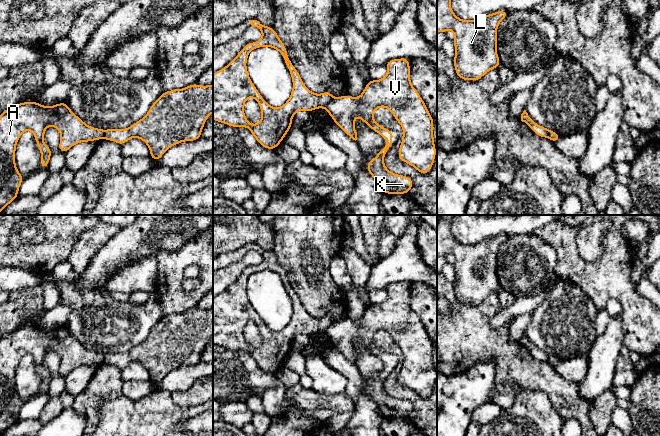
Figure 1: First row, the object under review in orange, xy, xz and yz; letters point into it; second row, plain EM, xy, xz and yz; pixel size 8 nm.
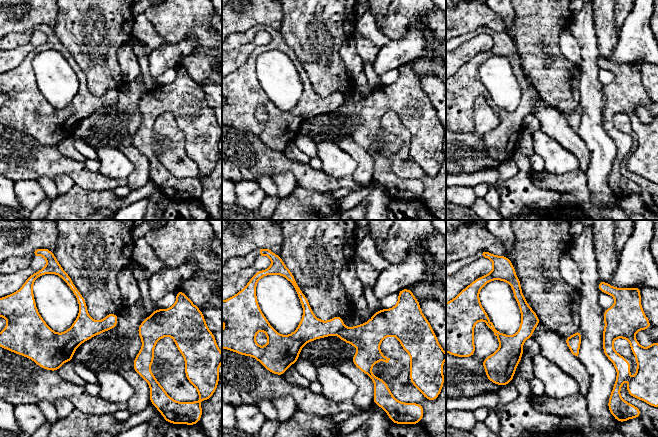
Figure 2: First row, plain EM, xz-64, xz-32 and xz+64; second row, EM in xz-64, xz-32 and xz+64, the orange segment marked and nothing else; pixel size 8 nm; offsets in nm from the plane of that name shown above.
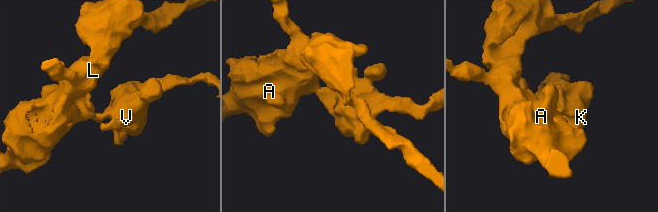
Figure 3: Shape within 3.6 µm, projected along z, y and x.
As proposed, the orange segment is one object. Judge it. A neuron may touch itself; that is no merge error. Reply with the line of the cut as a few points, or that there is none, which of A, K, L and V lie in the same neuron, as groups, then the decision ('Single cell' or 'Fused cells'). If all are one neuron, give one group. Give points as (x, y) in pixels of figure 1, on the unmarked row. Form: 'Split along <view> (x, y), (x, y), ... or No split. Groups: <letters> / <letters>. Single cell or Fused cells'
Split along xz (333, 322), (324, 331). Groups: A L / K V. Fused cells

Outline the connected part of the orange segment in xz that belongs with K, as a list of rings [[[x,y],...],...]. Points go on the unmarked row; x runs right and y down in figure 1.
[[[407,281],[392,283],[385,290],[388,293],[386,300],[381,304],[370,304],[367,306],[363,317],[358,322],[347,318],[339,322],[333,322],[325,333],[331,339],[335,348],[355,365],[357,364],[357,356],[355,354],[354,342],[357,340],[370,353],[386,363],[387,369],[379,374],[379,377],[374,383],[367,386],[367,395],[376,403],[384,418],[408,418],[413,411],[412,403],[408,400],[392,397],[384,389],[384,380],[394,368],[392,364],[393,355],[375,346],[373,337],[378,331],[386,331],[391,335],[394,342],[403,352],[402,367],[398,375],[398,382],[412,389],[421,398],[430,396],[436,381],[436,371],[433,361],[434,346],[426,328],[410,306],[409,283]]]

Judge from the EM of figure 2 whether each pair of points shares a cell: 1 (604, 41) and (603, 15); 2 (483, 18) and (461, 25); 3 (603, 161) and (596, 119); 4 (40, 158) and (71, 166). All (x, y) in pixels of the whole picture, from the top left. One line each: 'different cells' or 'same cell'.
1: same cell
2: same cell
3: same cell
4: same cell

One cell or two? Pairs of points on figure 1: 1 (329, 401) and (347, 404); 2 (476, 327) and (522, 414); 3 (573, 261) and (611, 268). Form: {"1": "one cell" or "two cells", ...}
{"1": "one cell", "2": "two cells", "3": "one cell"}

